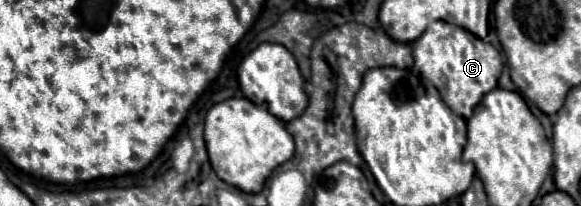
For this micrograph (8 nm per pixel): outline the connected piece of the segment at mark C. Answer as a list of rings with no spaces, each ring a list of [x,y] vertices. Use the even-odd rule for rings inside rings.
[[[434,21],[412,43],[414,69],[428,79],[442,95],[444,103],[460,117],[470,119],[476,103],[498,85],[502,73],[502,57],[490,43],[484,42],[458,25],[446,21]]]

